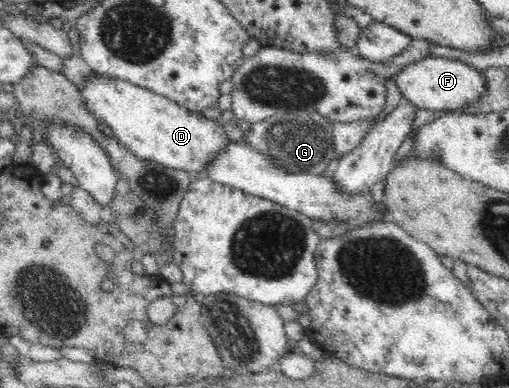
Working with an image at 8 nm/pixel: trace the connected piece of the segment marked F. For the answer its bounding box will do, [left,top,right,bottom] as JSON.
[393,57,486,112]

